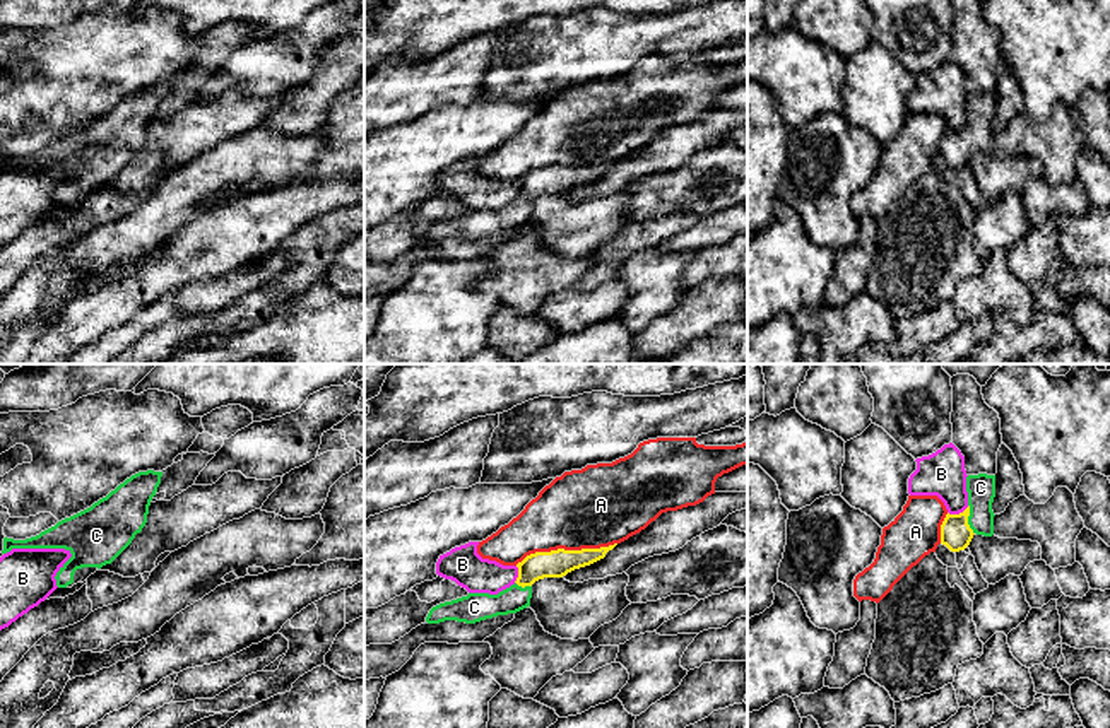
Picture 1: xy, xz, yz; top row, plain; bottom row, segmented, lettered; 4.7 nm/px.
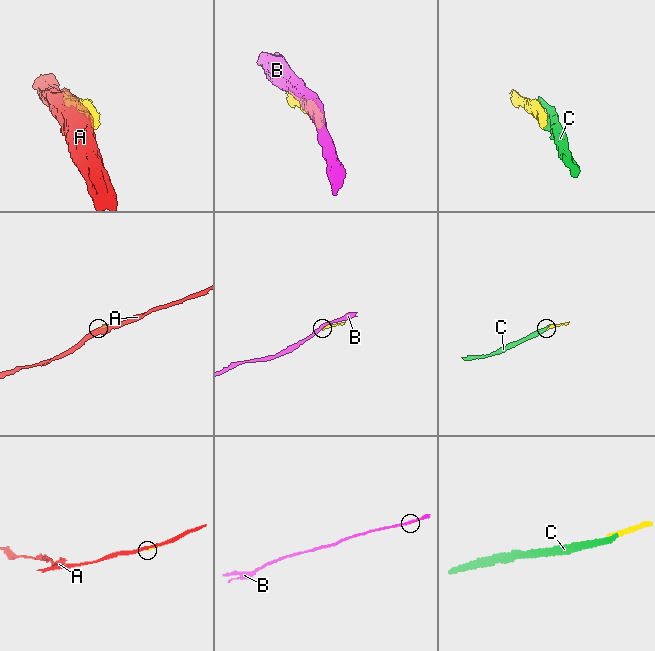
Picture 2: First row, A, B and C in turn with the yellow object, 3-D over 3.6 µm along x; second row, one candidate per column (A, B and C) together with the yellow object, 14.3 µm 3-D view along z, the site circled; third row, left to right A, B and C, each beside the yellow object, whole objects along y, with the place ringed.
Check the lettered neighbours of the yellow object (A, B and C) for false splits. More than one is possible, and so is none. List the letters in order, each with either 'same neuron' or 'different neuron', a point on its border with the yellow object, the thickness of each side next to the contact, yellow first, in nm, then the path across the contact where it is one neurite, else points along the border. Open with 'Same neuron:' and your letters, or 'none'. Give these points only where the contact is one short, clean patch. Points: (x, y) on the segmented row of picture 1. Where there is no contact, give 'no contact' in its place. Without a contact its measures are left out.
Same neuron: C
A: different neuron; contact xz (563, 549); calibres 130 and 380 nm
B: different neuron; contact yz (960, 513); calibres 140 and 220 nm
C: same neuron; contact yz (967, 520); calibres 140 and 130 nm

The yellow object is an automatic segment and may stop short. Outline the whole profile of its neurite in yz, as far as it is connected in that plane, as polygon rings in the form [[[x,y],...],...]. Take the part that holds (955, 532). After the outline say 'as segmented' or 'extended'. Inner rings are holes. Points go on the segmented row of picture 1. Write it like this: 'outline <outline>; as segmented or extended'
outline [[[995,475],[966,477],[968,508],[959,514],[946,514],[941,525],[941,543],[951,552],[965,550],[973,535],[994,535]]]; extended

